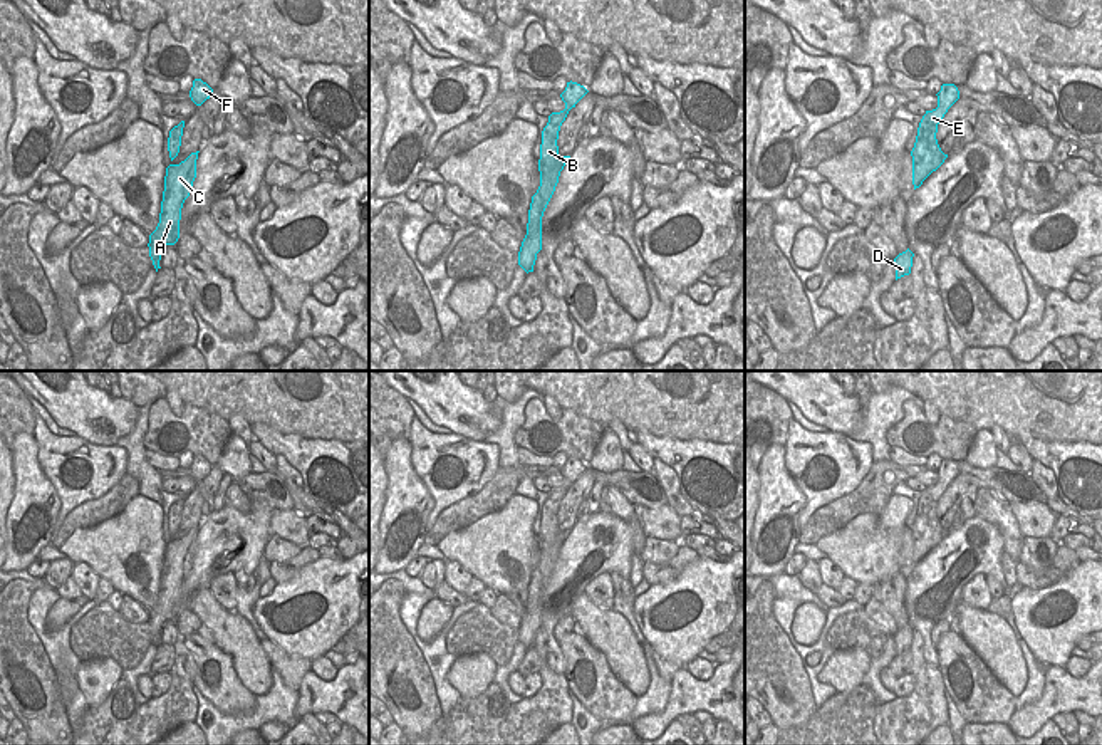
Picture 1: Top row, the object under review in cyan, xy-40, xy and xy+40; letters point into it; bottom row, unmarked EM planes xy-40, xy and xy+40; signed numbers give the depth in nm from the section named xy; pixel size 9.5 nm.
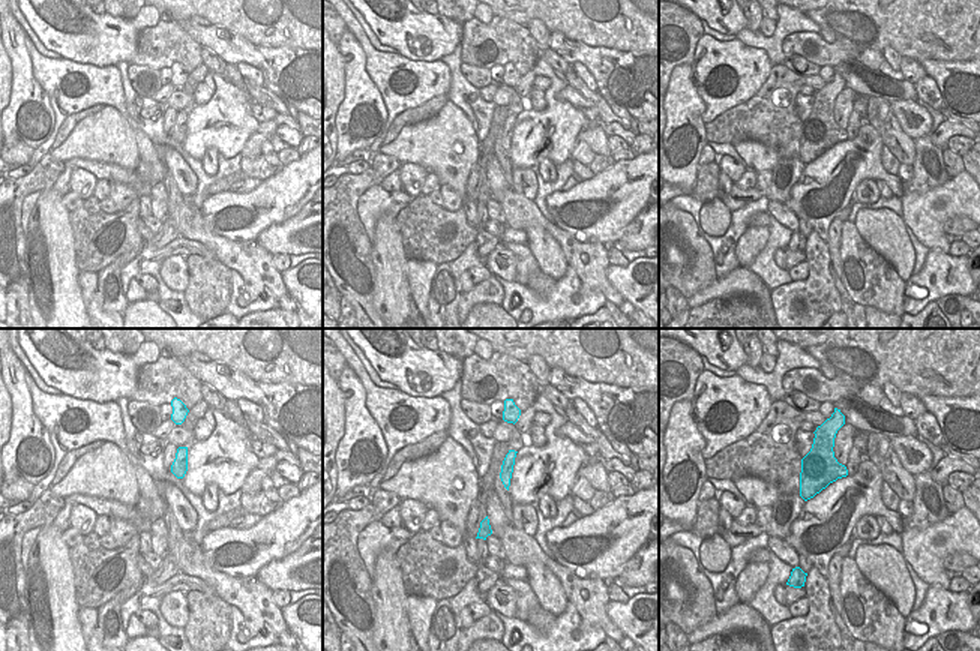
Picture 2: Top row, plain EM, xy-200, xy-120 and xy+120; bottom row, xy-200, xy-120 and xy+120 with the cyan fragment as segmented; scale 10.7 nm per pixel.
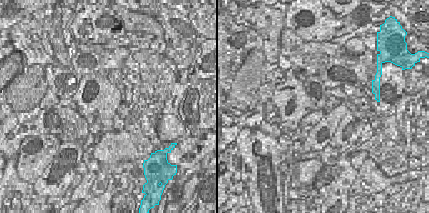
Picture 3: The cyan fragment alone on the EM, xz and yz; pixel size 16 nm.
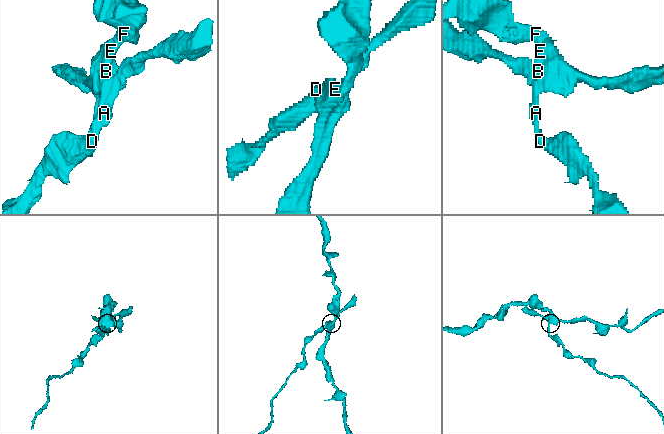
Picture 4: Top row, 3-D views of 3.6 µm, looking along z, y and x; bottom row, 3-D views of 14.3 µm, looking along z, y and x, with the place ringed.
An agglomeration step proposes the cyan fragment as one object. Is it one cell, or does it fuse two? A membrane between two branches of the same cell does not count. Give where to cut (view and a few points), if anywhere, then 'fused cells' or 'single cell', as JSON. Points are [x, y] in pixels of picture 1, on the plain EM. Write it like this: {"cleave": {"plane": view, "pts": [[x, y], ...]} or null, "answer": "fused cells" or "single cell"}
{"cleave": {"plane": "xy", "pts": [[559, 532], [544, 546], [540, 559]]}, "answer": "fused cells"}

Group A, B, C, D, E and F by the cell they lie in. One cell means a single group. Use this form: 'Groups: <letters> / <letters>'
Groups: A C D / B E F

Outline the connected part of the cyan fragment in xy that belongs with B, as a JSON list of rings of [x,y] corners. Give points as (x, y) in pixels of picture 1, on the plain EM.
[[[567,458],[565,466],[560,470],[562,477],[565,478],[565,485],[560,488],[552,488],[548,492],[548,498],[542,507],[542,520],[540,520],[540,535],[538,535],[538,547],[540,547],[540,559],[543,555],[543,545],[555,540],[559,534],[559,507],[562,498],[565,497],[569,487],[575,483],[575,480],[587,470],[589,466],[577,460]]]

